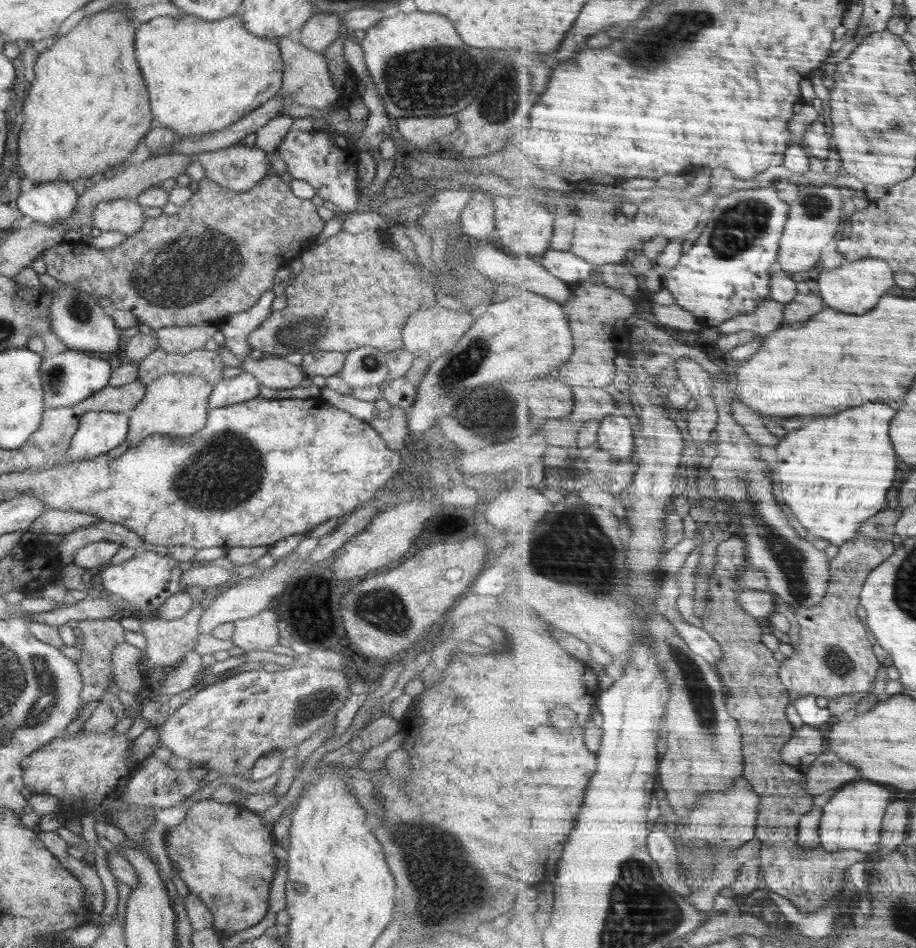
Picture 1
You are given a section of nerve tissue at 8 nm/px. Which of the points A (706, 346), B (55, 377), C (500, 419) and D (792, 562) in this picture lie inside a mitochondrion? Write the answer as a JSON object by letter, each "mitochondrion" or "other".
{"A":"other","B":"mitochondrion","C":"mitochondrion","D":"mitochondrion"}

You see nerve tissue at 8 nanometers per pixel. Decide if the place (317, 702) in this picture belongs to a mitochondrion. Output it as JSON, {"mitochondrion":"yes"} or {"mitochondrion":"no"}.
{"mitochondrion":"yes"}

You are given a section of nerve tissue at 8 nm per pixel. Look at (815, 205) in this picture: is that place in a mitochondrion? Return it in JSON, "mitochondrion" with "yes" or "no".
{"mitochondrion":"yes"}

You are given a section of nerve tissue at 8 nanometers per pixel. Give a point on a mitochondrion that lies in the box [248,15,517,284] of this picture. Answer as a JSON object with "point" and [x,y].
{"point":[450,71]}

